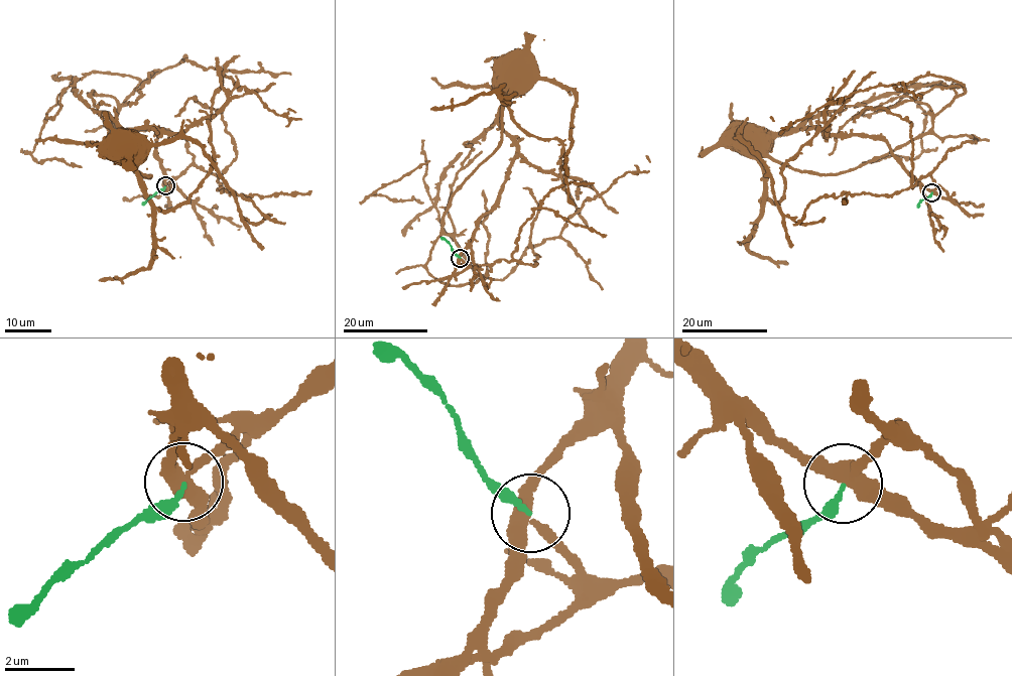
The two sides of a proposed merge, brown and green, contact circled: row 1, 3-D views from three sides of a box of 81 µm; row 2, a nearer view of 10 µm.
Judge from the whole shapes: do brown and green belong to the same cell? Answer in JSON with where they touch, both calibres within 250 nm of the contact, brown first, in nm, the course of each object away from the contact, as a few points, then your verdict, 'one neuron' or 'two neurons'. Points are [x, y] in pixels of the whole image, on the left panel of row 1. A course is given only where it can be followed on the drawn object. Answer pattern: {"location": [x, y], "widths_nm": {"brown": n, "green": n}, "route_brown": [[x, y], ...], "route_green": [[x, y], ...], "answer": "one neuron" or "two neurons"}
{"location": [165, 185], "widths_nm": {"brown": 360, "green": 180}, "route_brown": [[164, 185], [155, 149], [157, 130], [119, 133], [123, 141], [117, 142], [129, 147]], "route_green": [[164, 185], [143, 206]], "answer": "one neuron"}

